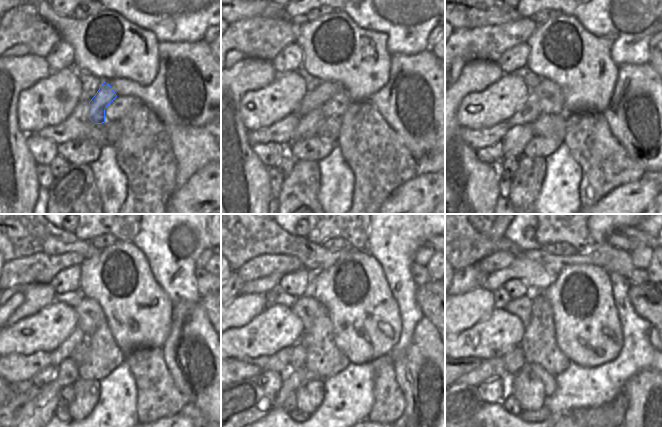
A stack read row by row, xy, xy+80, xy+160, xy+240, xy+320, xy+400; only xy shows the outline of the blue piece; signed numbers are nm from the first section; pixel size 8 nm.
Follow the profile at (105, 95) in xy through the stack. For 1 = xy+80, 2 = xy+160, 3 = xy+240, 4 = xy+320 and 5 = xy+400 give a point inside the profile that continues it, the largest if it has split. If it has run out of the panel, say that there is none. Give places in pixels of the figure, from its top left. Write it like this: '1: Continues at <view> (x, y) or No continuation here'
1: Continues at xy+80 (309, 124)
2: Continues at xy+160 (514, 141)
3: Continues at xy+240 (20, 393)
4: Continues at xy+320 (241, 403)
5: Continues at xy+400 (465, 401)

